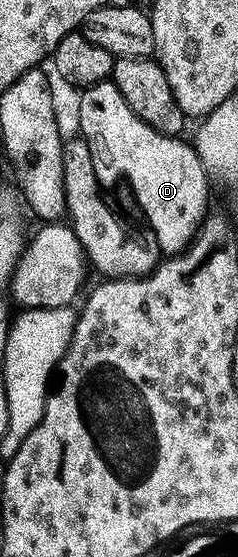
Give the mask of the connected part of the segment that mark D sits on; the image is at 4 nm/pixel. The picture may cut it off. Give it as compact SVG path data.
M114 80L91 85L78 95L78 136L89 147L89 155L93 155L93 171L97 171L100 186L107 187L123 175L144 219L155 232L153 239L159 245L160 254L182 253L194 241L209 213L209 174L194 144L187 142L186 145L179 137L170 137L149 127L125 103Z

